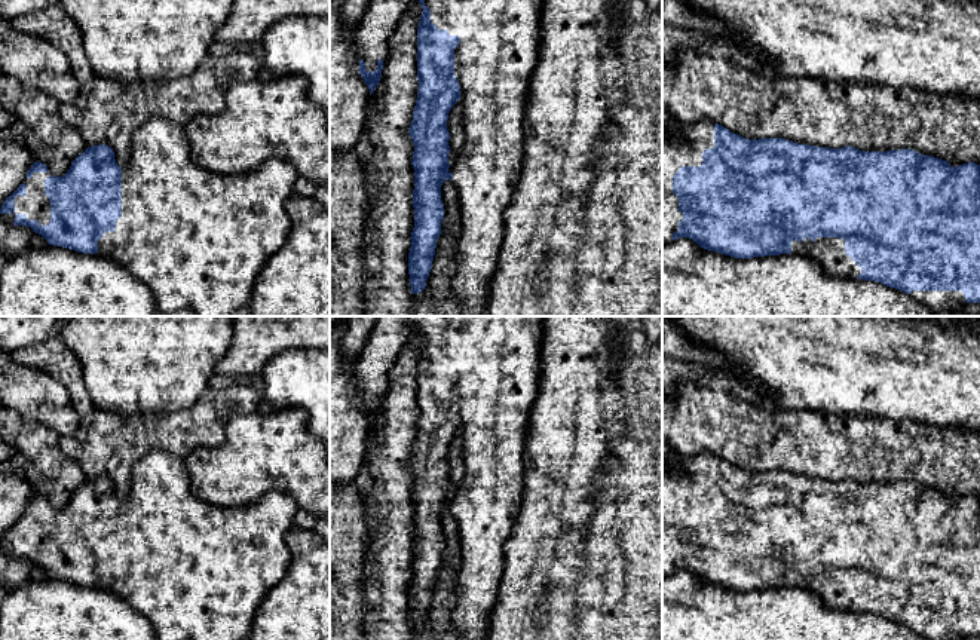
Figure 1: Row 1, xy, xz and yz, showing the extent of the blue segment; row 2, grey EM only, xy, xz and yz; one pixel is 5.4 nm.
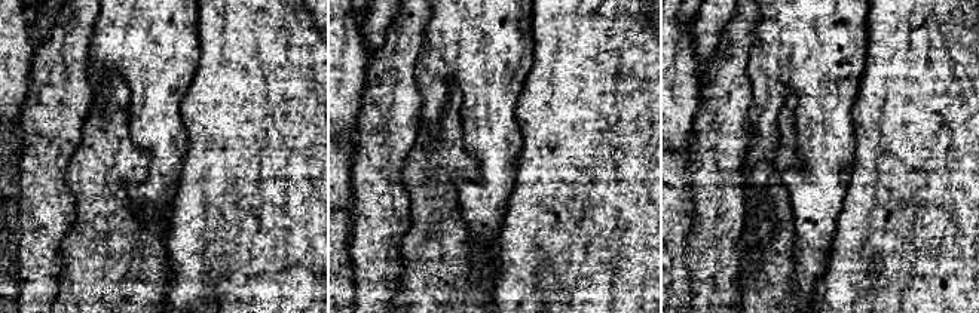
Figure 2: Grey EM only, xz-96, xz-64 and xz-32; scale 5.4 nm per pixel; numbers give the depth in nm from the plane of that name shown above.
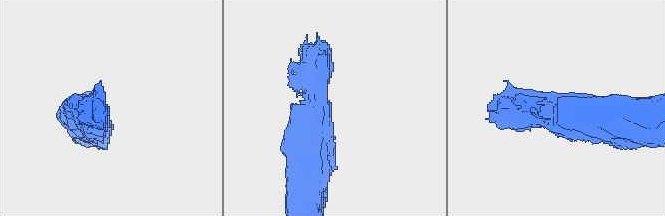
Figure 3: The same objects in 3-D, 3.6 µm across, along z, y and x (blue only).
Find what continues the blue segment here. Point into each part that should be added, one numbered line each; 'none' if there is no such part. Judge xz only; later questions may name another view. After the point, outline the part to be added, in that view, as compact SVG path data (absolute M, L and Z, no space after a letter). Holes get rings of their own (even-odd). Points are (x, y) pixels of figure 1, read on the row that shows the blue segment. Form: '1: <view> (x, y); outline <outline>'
1: xz (499, 45); outline M425 0L431 22L459 36L454 76L460 85L465 143L450 165L459 195L462 232L453 288L462 316L487 316L493 275L503 241L503 212L521 174L524 111L530 79L539 58L543 0Z

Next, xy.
1: xy (36, 205); outline M34 172L31 178L24 178L27 186L25 196L15 197L15 211L12 214L0 214L7 226L13 226L16 214L25 214L28 220L37 220L42 226L50 221L50 202L45 195L45 180L50 172Z

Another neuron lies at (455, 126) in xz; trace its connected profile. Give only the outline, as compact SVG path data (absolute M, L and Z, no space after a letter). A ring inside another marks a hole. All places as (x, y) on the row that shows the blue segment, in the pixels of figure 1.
M460 99L451 107L447 120L447 129L450 134L448 146L448 165L451 165L460 154L463 143L465 143L465 129L462 125L462 107Z

